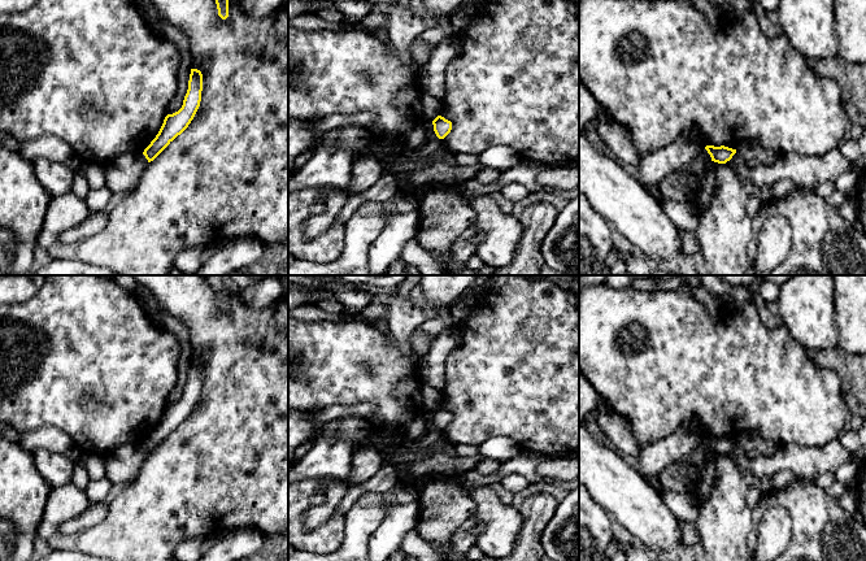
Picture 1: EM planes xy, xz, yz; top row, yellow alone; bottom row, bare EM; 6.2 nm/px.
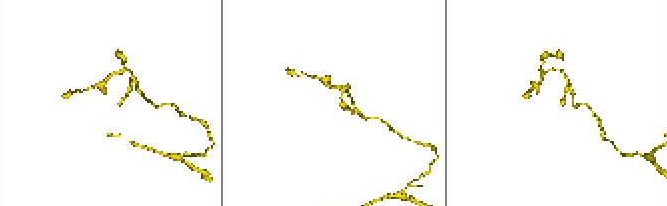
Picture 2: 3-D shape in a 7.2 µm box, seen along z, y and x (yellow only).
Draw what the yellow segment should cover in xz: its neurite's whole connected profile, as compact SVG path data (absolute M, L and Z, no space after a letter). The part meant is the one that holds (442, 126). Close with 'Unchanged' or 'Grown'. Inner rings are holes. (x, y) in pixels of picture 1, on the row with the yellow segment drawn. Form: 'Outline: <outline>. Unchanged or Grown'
Outline: M438 116L434 121L434 131L439 139L444 139L452 130L452 122L441 116Z. Unchanged

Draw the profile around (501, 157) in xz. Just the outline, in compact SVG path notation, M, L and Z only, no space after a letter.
M492 145L479 155L479 162L499 171L519 165L522 156L509 145Z

